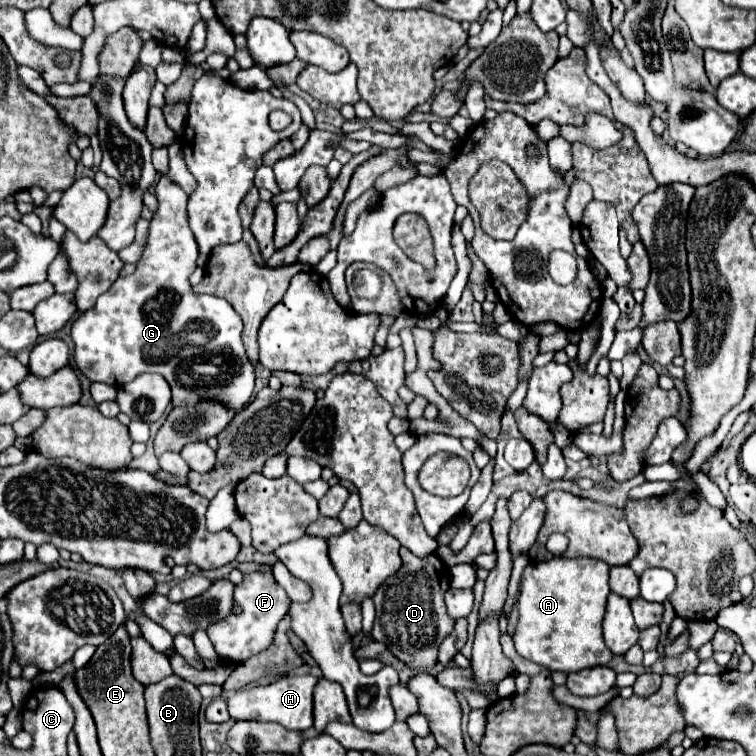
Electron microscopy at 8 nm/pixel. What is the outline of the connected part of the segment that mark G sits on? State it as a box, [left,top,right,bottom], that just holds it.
[72,148,254,412]

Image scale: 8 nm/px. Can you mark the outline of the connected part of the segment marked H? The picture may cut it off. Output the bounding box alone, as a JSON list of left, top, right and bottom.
[228,676,318,730]

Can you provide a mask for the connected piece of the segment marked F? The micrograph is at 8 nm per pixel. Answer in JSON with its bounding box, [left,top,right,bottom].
[208,572,290,660]

